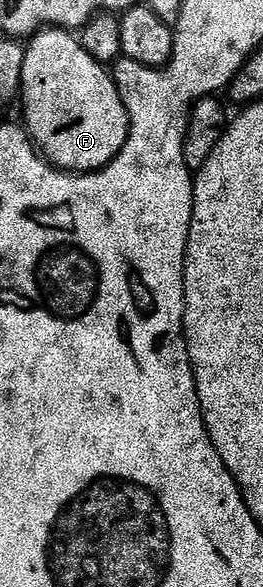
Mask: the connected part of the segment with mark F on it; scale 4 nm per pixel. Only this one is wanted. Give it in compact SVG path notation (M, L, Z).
M45 29L28 40L25 48L25 60L23 61L20 103L22 109L25 110L23 123L33 142L37 144L42 156L48 159L54 167L62 171L72 171L74 173L99 171L121 152L123 145L129 139L129 110L123 105L123 97L119 97L119 89L115 85L112 74L107 70L106 64L95 61L95 57L91 57L91 53L87 53L87 49L83 49L81 40L76 34L70 33L65 29Z

